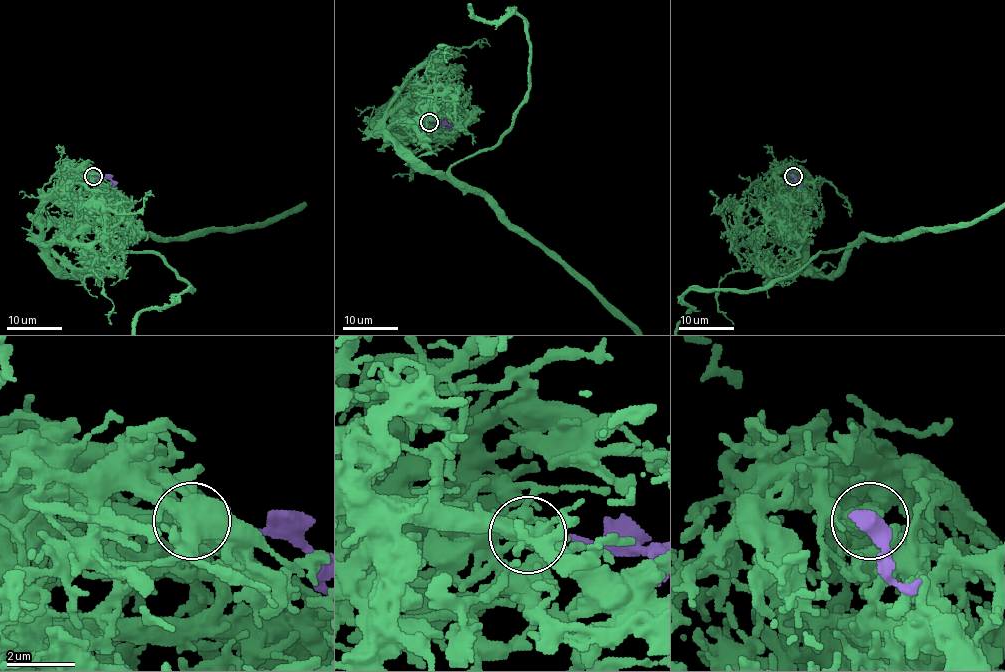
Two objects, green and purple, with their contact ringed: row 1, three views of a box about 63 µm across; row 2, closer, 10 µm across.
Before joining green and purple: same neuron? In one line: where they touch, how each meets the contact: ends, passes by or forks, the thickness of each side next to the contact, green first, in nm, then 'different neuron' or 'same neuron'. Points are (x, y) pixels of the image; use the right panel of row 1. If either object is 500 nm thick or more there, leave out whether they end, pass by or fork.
at (793, 176); green passes by; purple ends there; 280 nm thick on the green side, 200 nm on the other; same neuron

